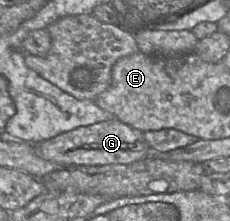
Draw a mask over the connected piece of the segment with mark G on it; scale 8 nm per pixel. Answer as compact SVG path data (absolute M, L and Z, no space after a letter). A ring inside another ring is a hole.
M114 118L60 134L35 146L36 153L60 168L132 164L148 156L150 148L144 134Z

